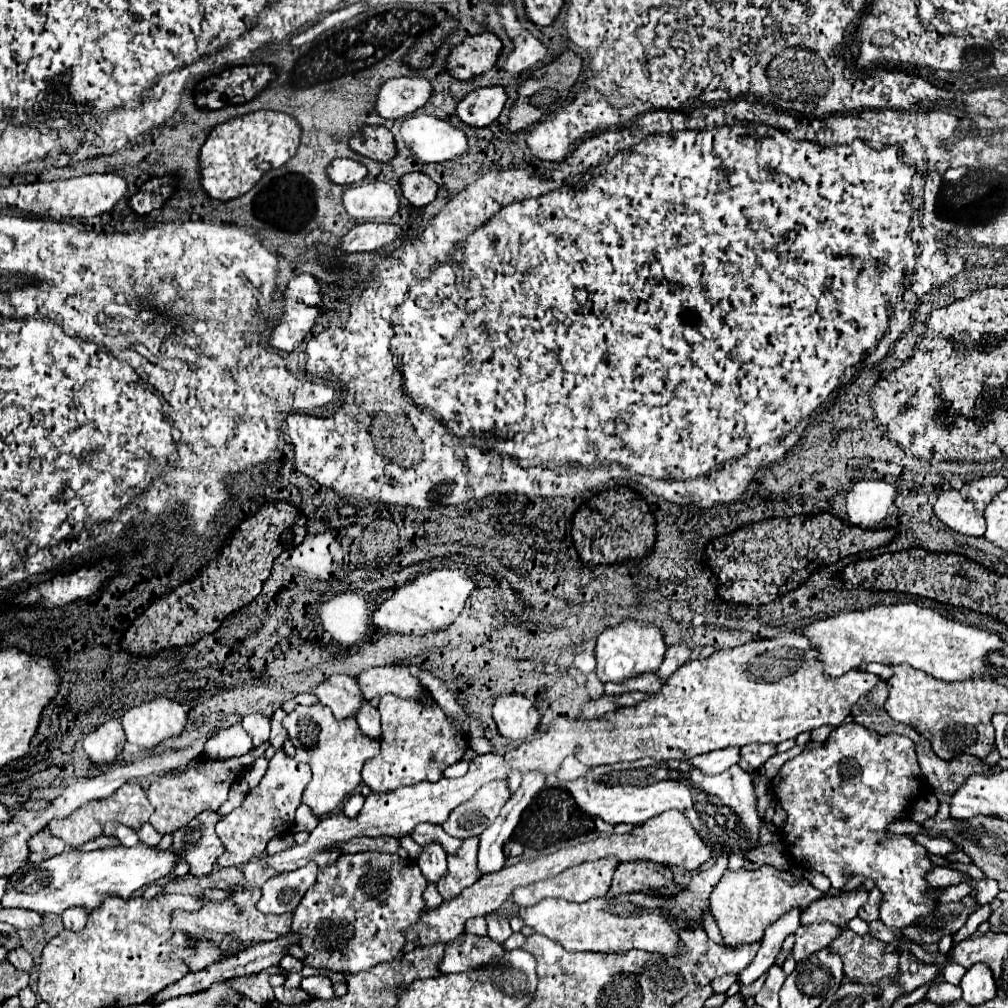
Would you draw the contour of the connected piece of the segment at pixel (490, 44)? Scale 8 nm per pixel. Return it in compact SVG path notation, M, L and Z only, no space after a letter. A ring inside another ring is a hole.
M483 32L477 36L467 36L459 46L451 48L445 70L455 80L471 80L473 76L491 70L499 52L501 40L495 34Z

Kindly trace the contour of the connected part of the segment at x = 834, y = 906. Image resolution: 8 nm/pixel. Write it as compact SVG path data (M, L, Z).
M855 888L851 892L825 896L807 906L801 914L801 924L813 922L831 922L837 926L845 926L851 918L857 916L857 910L867 902L867 890Z

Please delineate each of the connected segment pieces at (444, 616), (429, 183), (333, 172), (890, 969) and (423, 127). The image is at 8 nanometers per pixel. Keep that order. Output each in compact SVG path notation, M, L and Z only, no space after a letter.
M437 568L425 574L419 574L413 582L399 588L387 602L379 606L373 614L373 624L381 632L399 632L399 634L427 634L449 626L465 606L465 600L477 584L457 568Z
M411 172L399 178L403 196L409 200L411 206L427 206L429 202L435 200L437 194L437 184L423 172Z
M333 160L327 166L327 178L335 184L353 184L367 176L367 168L355 160Z
M843 928L829 948L841 954L845 976L855 982L877 984L883 976L897 974L899 954L883 954L885 942L879 942L869 934L859 936L849 928Z
M409 116L401 124L401 136L411 154L421 162L445 162L467 150L467 136L435 116Z

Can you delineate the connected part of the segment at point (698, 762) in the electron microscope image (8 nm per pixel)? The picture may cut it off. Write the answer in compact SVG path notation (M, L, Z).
M723 748L723 750L713 750L707 754L701 754L693 758L693 766L701 768L705 774L715 774L723 772L729 766L739 762L739 748Z

